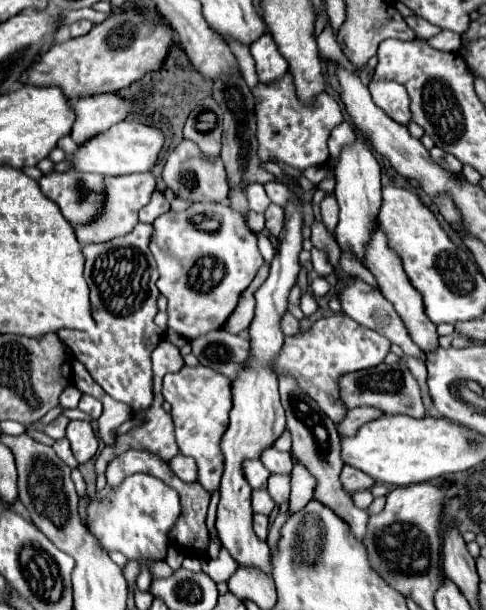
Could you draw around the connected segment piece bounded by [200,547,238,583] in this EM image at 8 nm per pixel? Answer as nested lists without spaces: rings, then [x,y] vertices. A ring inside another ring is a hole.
[[[224,547],[220,549],[220,557],[218,559],[208,559],[208,557],[200,557],[200,563],[202,563],[202,569],[208,577],[212,577],[216,583],[222,583],[222,581],[228,581],[230,575],[238,569],[236,567],[236,561],[224,551]]]

